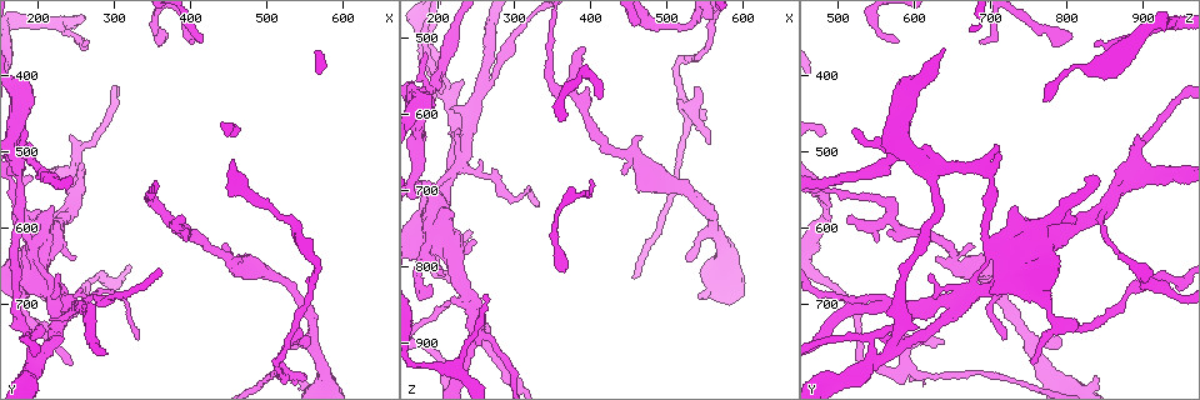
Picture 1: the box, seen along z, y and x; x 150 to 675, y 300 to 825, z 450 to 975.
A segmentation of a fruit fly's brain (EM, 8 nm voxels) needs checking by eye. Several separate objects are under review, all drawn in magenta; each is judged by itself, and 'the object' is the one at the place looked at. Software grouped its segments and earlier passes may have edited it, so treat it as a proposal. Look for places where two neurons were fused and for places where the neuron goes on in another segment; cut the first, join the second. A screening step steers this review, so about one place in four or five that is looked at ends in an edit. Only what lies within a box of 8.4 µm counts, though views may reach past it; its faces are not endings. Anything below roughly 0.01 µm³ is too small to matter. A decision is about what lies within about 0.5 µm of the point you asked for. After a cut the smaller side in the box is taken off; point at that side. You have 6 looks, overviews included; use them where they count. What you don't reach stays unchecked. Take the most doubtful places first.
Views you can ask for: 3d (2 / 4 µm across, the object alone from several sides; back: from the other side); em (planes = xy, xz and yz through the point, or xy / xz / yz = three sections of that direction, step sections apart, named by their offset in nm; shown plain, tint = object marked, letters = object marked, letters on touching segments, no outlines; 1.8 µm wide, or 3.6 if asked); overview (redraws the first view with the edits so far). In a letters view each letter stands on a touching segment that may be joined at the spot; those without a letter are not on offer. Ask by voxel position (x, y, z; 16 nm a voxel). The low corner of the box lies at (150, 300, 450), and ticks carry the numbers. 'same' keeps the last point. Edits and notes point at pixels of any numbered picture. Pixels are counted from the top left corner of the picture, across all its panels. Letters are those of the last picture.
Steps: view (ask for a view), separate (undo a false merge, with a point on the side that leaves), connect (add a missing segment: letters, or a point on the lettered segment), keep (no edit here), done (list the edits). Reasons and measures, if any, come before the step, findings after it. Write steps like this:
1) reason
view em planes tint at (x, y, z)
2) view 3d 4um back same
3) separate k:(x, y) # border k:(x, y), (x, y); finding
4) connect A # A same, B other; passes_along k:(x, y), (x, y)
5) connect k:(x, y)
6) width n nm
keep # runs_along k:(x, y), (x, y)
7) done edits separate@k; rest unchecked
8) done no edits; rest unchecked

sudden change in width
view em planes letters at (185, 490, 570)

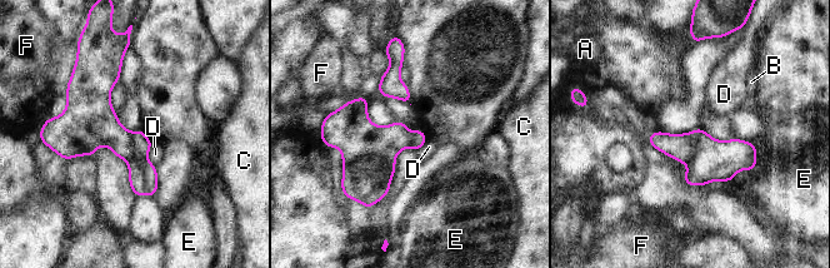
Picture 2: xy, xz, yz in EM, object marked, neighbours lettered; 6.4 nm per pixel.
width 190 nm
separate 2:(713, 160) # A other, B other, C other, D other, E other, F other; part_leaving 2:(139, 133), (139, 192); two neurons meet here

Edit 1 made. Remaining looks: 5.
branch stops here
view 3d 2um at (395, 615, 550)

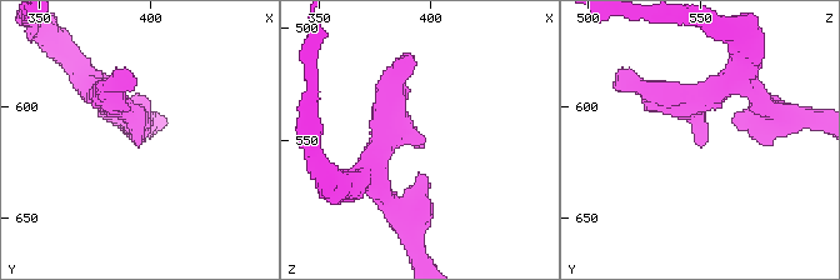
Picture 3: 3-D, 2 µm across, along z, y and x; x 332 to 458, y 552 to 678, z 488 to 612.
view em 3.6um planes letters at (394, 617, 554)

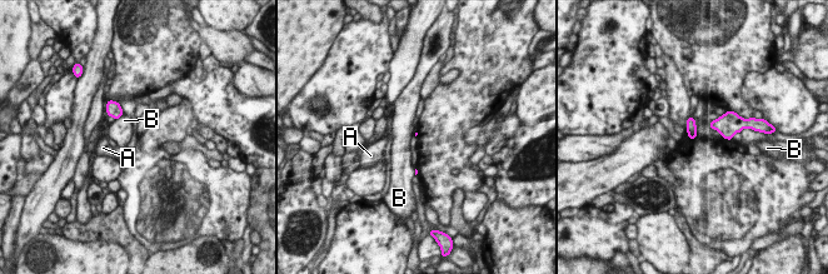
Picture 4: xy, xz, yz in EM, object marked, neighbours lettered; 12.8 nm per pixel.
keep # A other, B other; no lettered segment goes on from it

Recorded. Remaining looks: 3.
done edits separate@2; rest unchecked

